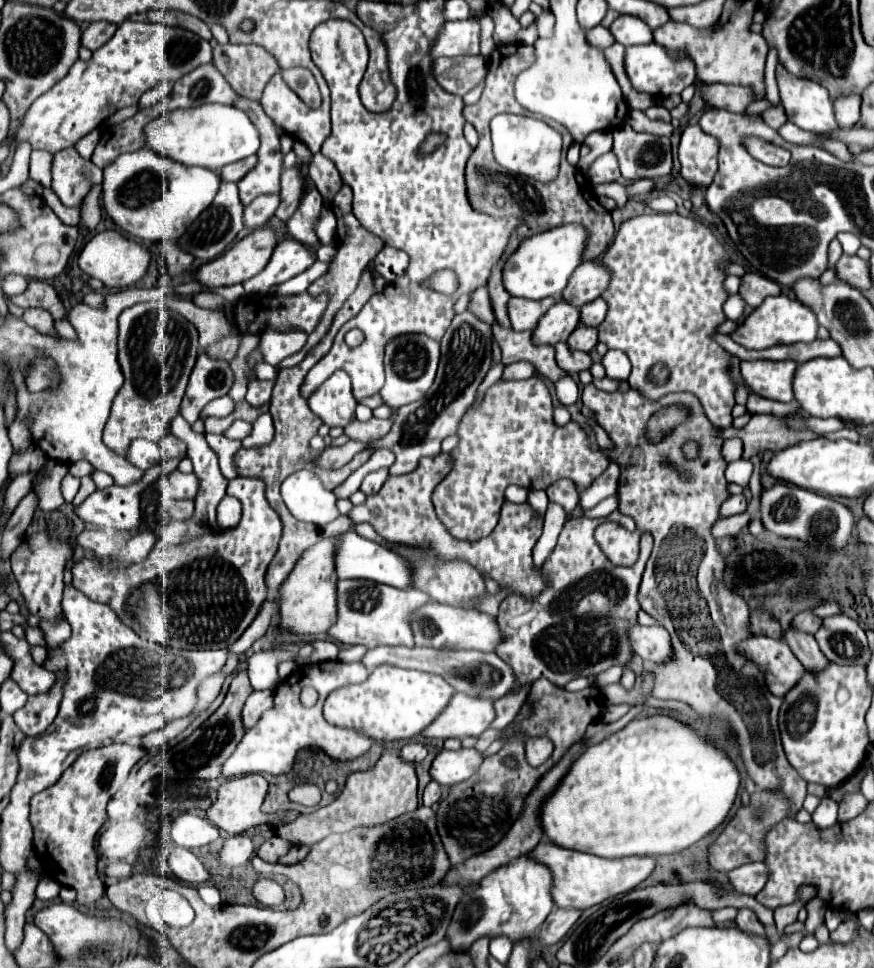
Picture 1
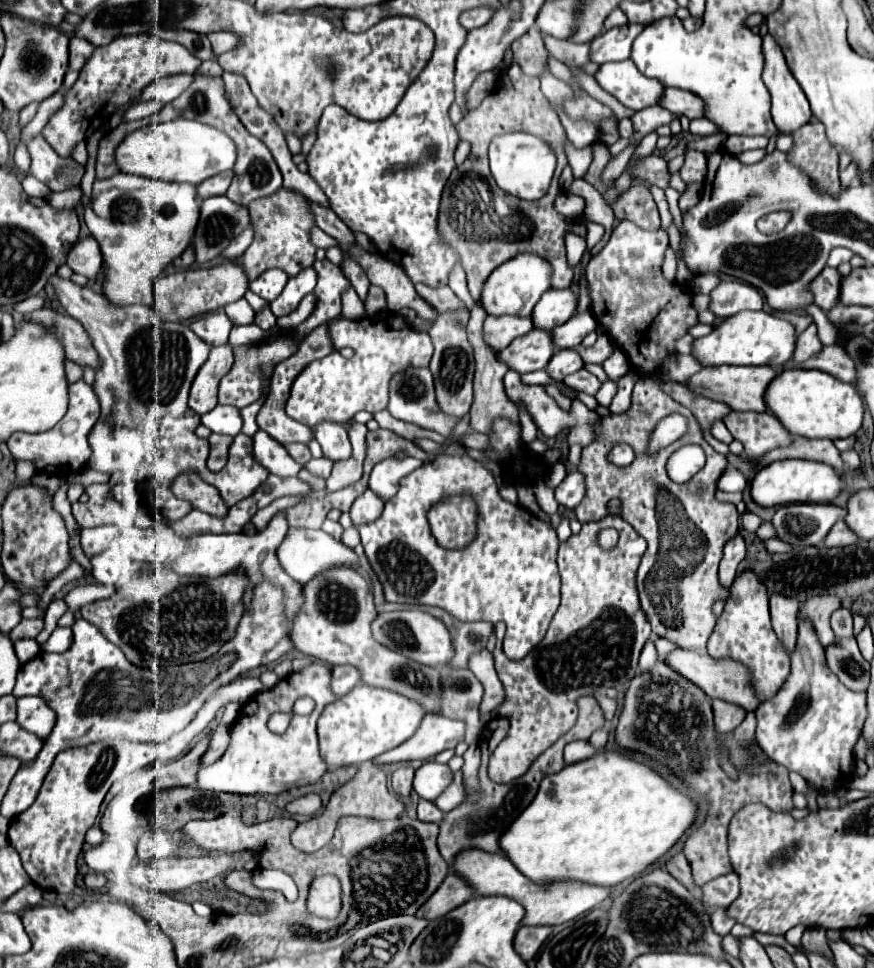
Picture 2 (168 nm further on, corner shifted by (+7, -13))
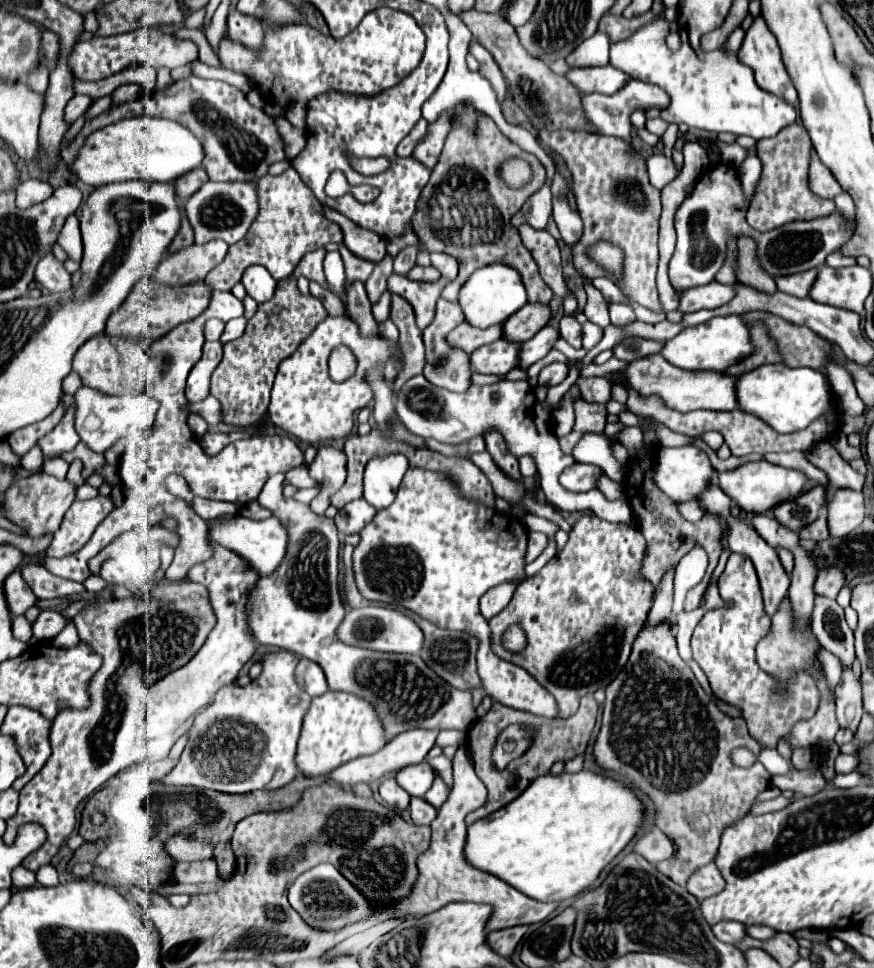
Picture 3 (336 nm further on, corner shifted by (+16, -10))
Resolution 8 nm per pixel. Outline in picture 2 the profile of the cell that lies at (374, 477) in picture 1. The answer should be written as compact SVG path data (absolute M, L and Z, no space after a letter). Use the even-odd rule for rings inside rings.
M367 489L363 495L359 495L351 507L351 519L353 525L363 525L375 521L383 511L383 501L377 497L371 489Z

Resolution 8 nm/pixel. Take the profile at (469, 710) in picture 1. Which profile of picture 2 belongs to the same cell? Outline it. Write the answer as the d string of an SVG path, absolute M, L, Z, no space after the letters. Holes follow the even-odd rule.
M439 713L425 715L421 727L417 733L395 747L393 751L387 751L385 755L379 755L373 763L399 763L399 761L425 761L433 759L437 753L445 749L453 749L459 741L465 737L465 723L457 719L447 719Z

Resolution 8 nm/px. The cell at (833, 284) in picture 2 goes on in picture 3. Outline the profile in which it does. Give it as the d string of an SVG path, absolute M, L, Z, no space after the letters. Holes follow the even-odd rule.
M808 270L808 272L800 272L800 274L792 274L792 276L776 276L774 280L782 292L804 298L804 296L808 296L808 290L812 288L812 284L816 280L816 272L818 270Z

